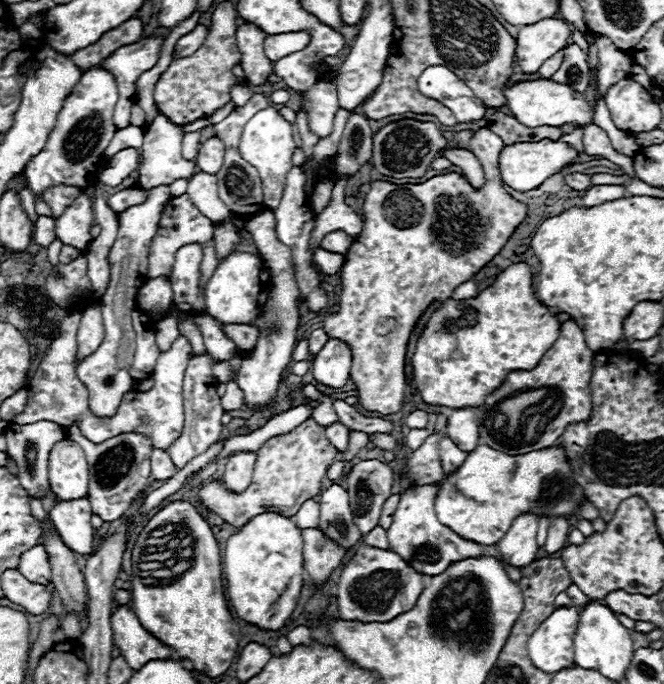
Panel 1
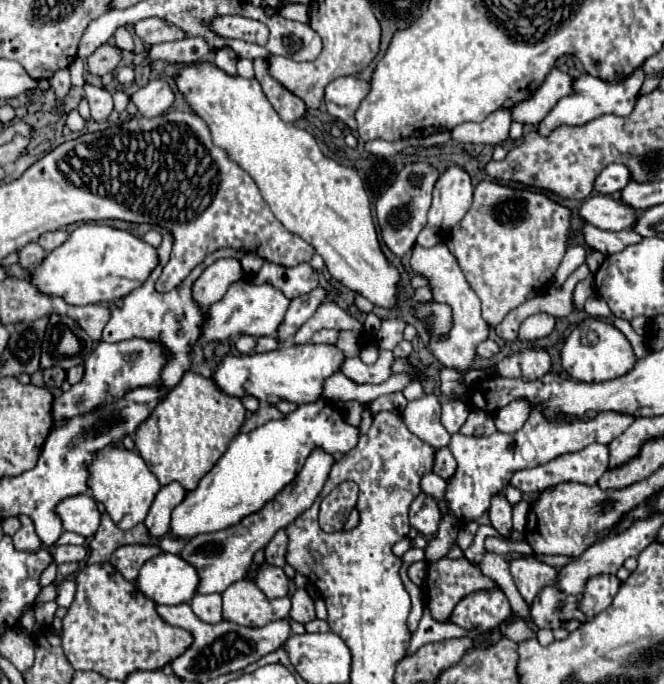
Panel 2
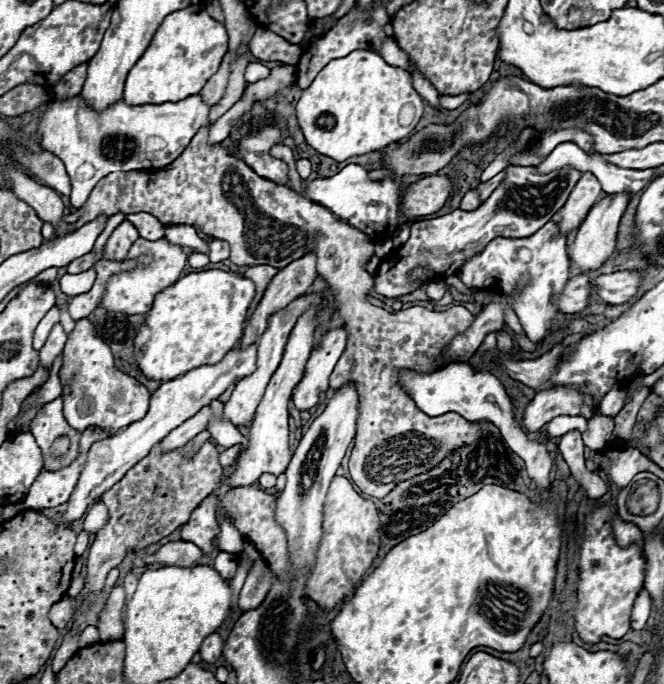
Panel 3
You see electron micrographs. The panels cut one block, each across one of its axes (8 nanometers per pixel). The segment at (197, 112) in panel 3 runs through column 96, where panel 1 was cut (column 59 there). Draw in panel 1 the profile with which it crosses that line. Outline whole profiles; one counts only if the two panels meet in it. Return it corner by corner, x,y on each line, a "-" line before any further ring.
90,68
82,74
80,82
74,86
62,110
58,112
56,126
52,128
44,150
38,156
34,156
24,168
24,174
38,196
42,194
42,190
54,184
74,184
78,188
92,186
98,162
116,132
116,126
112,122
116,100
118,90
114,76
110,72
102,68

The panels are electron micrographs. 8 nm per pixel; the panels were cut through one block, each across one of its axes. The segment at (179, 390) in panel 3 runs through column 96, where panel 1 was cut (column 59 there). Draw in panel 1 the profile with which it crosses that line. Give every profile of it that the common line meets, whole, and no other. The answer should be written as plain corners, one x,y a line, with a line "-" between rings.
64,438
50,450
48,460
50,490
58,500
74,500
88,494
88,464
82,448

